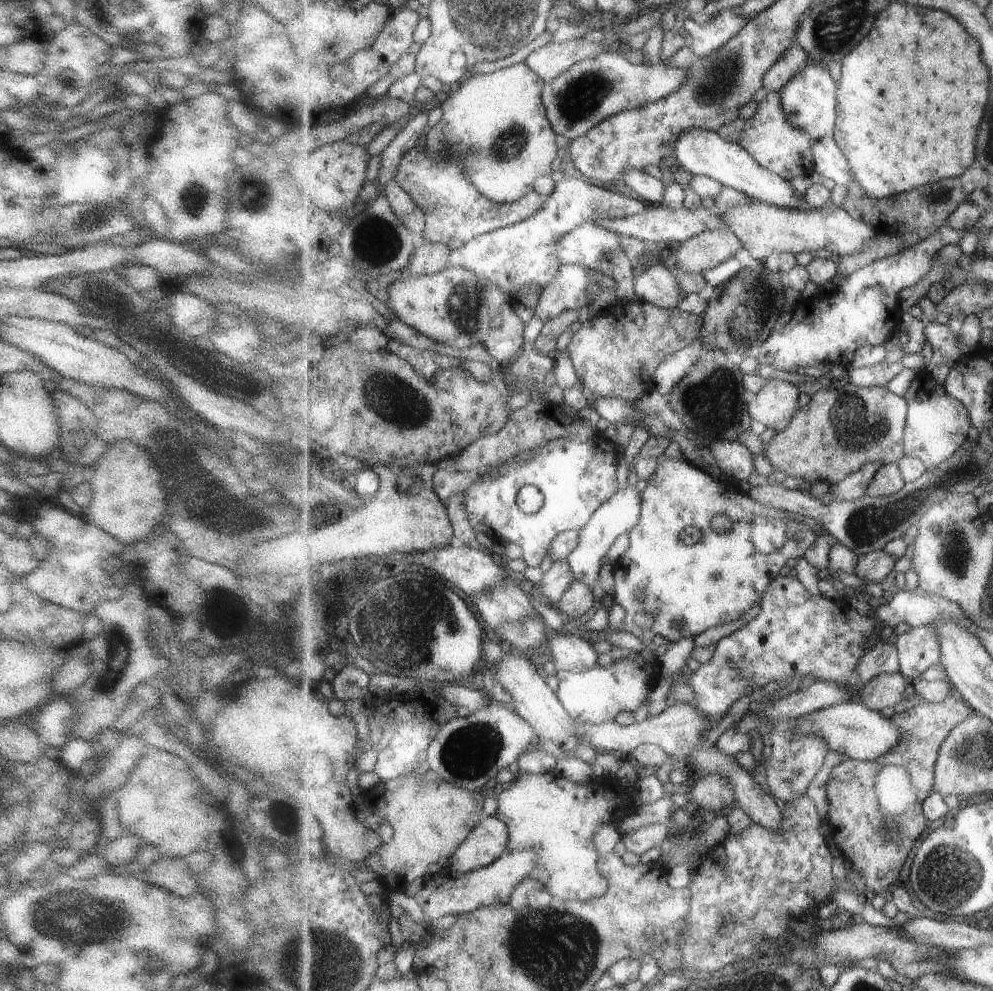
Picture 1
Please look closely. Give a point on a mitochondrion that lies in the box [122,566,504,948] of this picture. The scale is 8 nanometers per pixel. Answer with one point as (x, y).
(393, 623)

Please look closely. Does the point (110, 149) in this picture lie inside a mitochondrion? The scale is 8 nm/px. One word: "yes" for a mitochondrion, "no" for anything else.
yes

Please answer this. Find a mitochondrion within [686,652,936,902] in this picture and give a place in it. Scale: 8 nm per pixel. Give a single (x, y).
(887, 830)

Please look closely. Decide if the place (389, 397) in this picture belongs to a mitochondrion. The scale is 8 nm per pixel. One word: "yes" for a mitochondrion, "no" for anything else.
yes

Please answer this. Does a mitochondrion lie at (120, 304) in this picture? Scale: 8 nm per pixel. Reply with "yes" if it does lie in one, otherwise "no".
yes

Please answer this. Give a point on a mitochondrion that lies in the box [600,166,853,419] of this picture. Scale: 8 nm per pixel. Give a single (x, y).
(752, 297)

